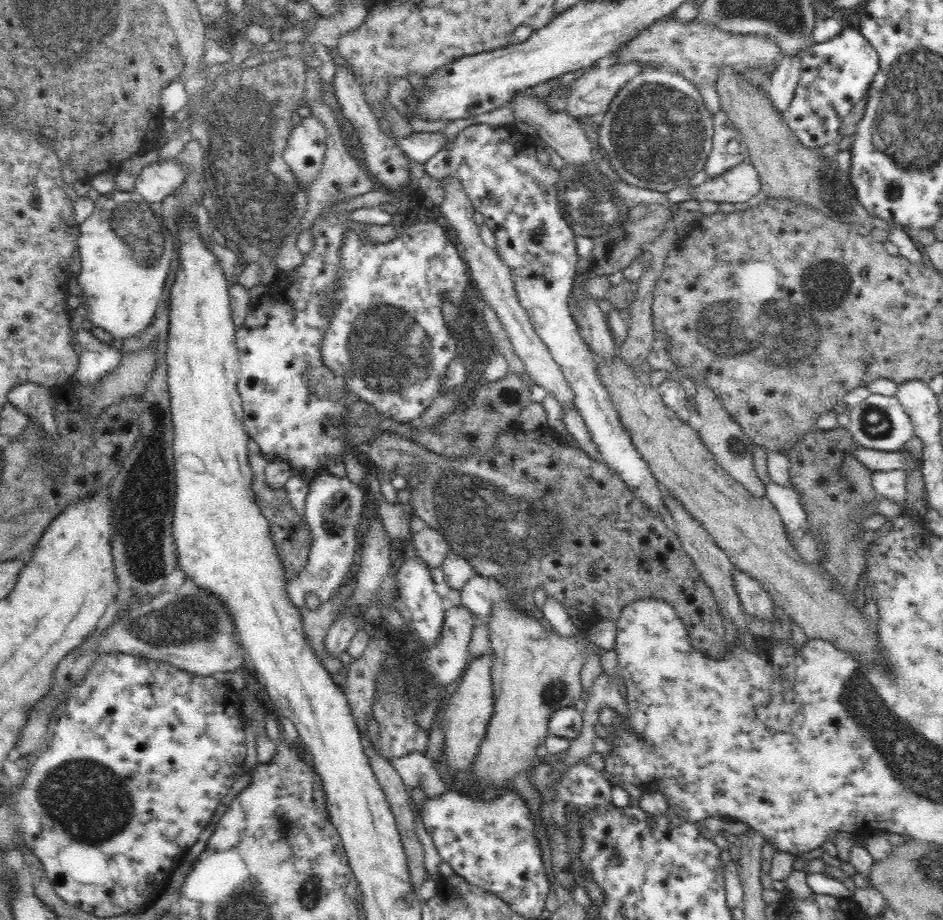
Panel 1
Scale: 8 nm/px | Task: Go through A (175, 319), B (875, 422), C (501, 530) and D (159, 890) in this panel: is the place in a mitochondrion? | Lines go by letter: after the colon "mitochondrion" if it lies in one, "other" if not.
A: other
B: mitochondrion
C: mitochondrion
D: other

